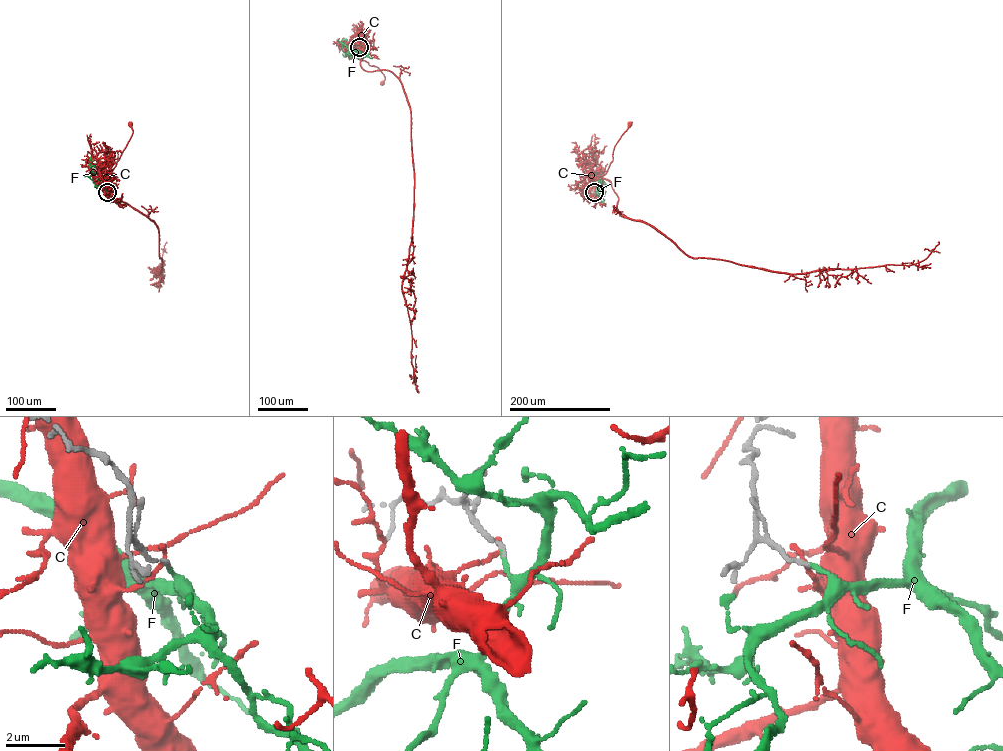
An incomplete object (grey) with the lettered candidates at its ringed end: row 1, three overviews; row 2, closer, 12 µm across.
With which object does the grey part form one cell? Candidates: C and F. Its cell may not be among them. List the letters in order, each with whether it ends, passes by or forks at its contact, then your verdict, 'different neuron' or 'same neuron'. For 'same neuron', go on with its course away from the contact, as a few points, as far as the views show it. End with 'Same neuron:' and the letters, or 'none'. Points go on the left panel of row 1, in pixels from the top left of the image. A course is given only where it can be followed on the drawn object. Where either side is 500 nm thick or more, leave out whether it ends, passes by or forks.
C: it ends; different neuron
F: it ends; same neuron; course (107, 192), (88, 176), (91, 174), (89, 164), (93, 160), (90, 161)
Same neuron: F

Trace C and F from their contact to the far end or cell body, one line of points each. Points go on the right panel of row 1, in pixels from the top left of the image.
C: (594, 192), (595, 178), (607, 171), (614, 146), (630, 123)
F: (594, 192), (597, 187), (589, 176), (597, 173), (589, 168), (586, 162), (588, 159), (589, 161)

